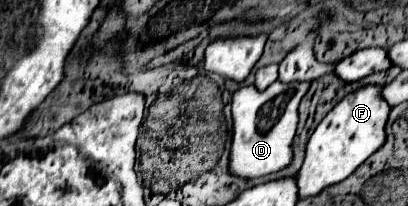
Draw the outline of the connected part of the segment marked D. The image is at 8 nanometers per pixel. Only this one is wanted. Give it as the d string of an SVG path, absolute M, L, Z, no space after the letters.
M278 80L266 90L258 90L252 86L240 86L232 98L232 118L234 118L234 136L232 136L232 170L236 176L258 178L270 172L278 172L286 168L292 160L292 138L296 134L298 124L298 104L304 92L308 90L308 82L296 84L280 84Z

